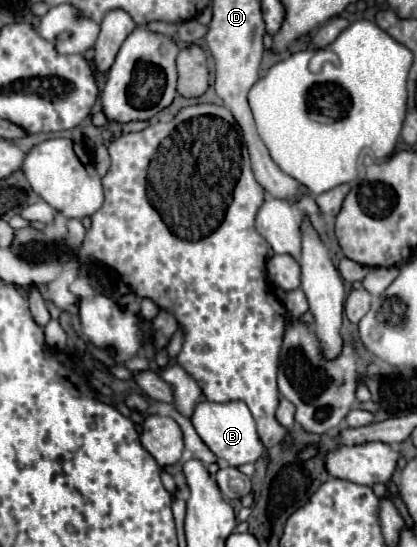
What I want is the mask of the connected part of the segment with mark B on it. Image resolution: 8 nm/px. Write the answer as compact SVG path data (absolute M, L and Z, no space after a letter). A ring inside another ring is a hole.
M200 401L190 417L196 433L200 439L208 445L208 449L222 461L226 461L230 467L242 467L246 463L256 463L266 447L262 445L254 417L250 409L246 409L246 403L242 401L230 401L230 403L210 403L210 401Z

